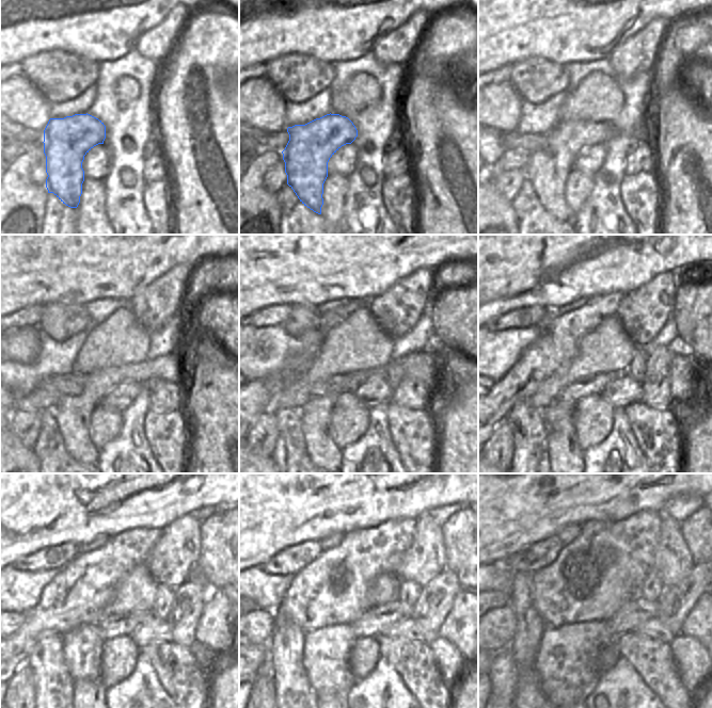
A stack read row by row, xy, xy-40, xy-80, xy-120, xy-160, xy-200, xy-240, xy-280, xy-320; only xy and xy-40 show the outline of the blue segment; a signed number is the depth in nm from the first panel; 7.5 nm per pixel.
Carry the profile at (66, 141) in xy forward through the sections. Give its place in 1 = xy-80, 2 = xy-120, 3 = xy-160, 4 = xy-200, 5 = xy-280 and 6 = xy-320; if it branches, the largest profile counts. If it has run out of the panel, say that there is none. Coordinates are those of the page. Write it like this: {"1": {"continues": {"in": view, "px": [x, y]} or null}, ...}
{"1": {"continues": {"in": "xy-80", "px": [548, 170]}}, "2": {"continues": {"in": "xy-120", "px": [73, 413]}}, "3": {"continues": {"in": "xy-160", "px": [315, 415]}}, "4": {"continues": {"in": "xy-200", "px": [563, 448]}}, "5": {"continues": {"in": "xy-280", "px": [456, 628]}}, "6": {"continues": {"in": "xy-320", "px": [695, 625]}}}

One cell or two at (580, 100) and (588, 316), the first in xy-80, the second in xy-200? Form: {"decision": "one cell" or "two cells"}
{"decision": "two cells"}

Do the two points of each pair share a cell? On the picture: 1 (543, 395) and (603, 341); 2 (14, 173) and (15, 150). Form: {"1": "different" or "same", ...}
{"1": "same", "2": "different"}

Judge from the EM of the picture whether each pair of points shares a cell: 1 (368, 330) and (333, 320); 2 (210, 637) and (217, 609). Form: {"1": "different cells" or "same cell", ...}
{"1": "different cells", "2": "same cell"}

